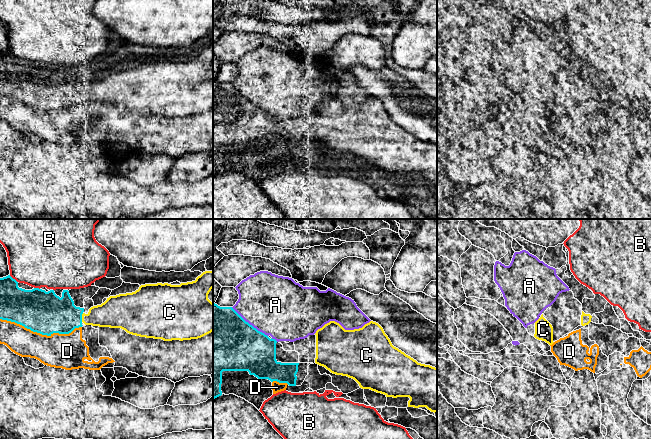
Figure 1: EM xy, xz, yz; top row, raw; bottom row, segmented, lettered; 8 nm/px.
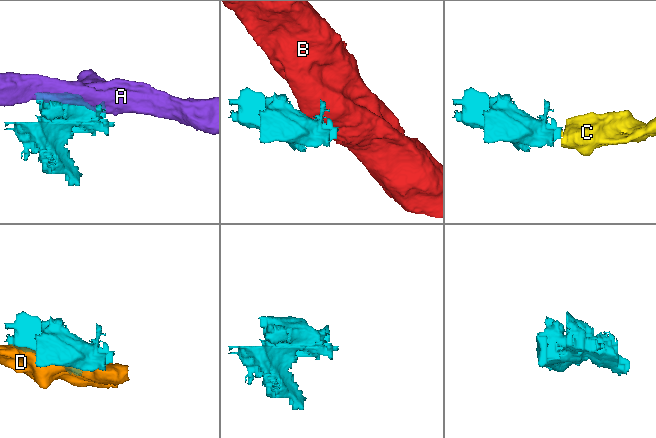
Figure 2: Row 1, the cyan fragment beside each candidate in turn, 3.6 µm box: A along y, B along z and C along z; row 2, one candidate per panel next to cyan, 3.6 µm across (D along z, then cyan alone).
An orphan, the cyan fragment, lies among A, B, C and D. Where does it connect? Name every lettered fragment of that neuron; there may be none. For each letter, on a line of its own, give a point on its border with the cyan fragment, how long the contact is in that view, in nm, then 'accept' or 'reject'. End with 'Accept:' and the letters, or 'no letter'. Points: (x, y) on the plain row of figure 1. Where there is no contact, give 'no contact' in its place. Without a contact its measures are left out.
A: xz (248, 99) | 380 nm | reject
B: xy (12, 54) | 90 nm | reject
C: xy (81, 93) | 70 nm | accept
D: xy (41, 109) | 650 nm | reject
Accept: C

